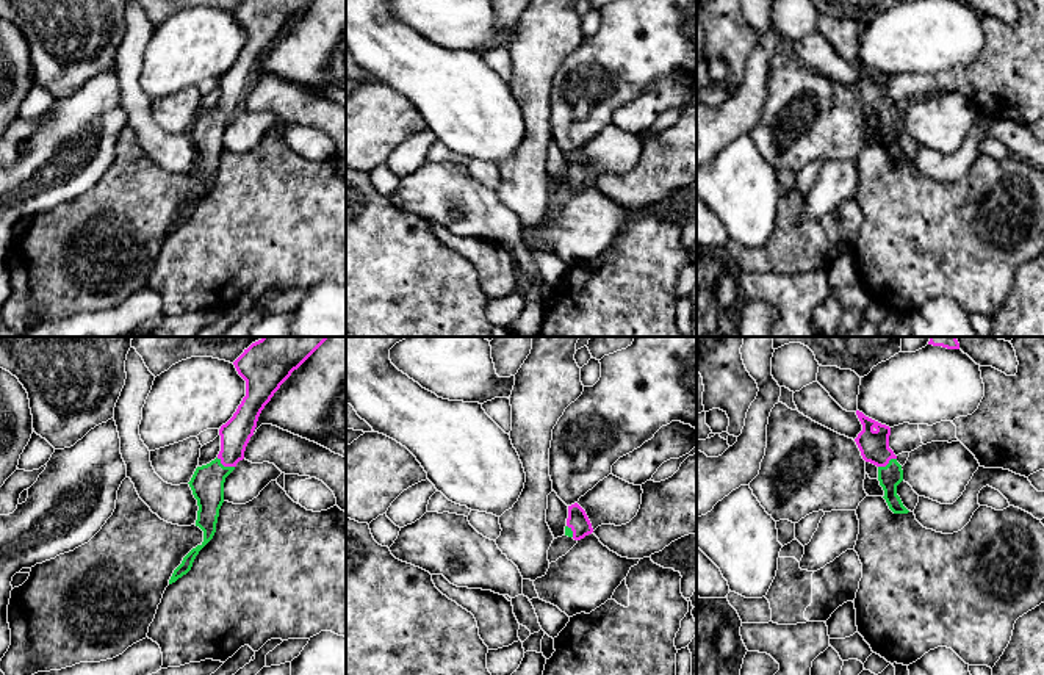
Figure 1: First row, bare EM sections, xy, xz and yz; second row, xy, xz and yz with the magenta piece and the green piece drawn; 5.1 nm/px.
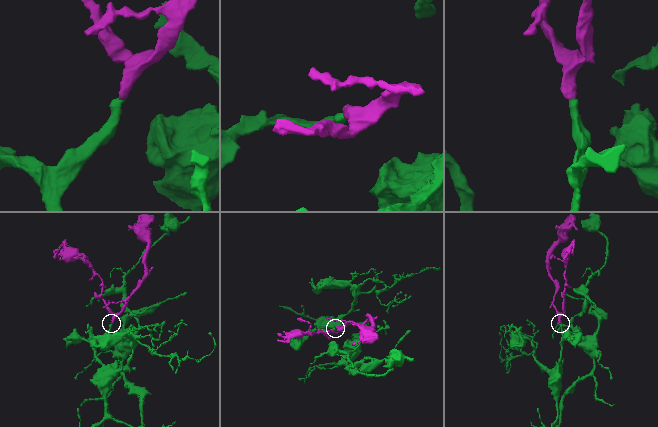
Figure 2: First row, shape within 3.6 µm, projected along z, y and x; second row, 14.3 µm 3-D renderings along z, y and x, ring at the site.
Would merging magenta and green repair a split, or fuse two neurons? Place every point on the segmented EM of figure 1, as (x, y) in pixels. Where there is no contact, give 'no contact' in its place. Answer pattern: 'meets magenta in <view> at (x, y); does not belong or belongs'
meets magenta in xy at (226, 465); belongs

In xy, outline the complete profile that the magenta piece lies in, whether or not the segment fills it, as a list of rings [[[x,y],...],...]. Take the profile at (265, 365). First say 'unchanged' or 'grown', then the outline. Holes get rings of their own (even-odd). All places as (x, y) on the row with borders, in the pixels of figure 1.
grown | [[[263,337],[252,343],[233,362],[246,381],[246,396],[233,417],[221,426],[221,451],[214,460],[197,467],[188,482],[197,500],[196,526],[203,531],[203,542],[193,548],[174,570],[169,584],[186,575],[199,551],[213,539],[219,509],[224,503],[225,478],[244,459],[246,446],[254,435],[258,417],[280,385],[329,337]]]

